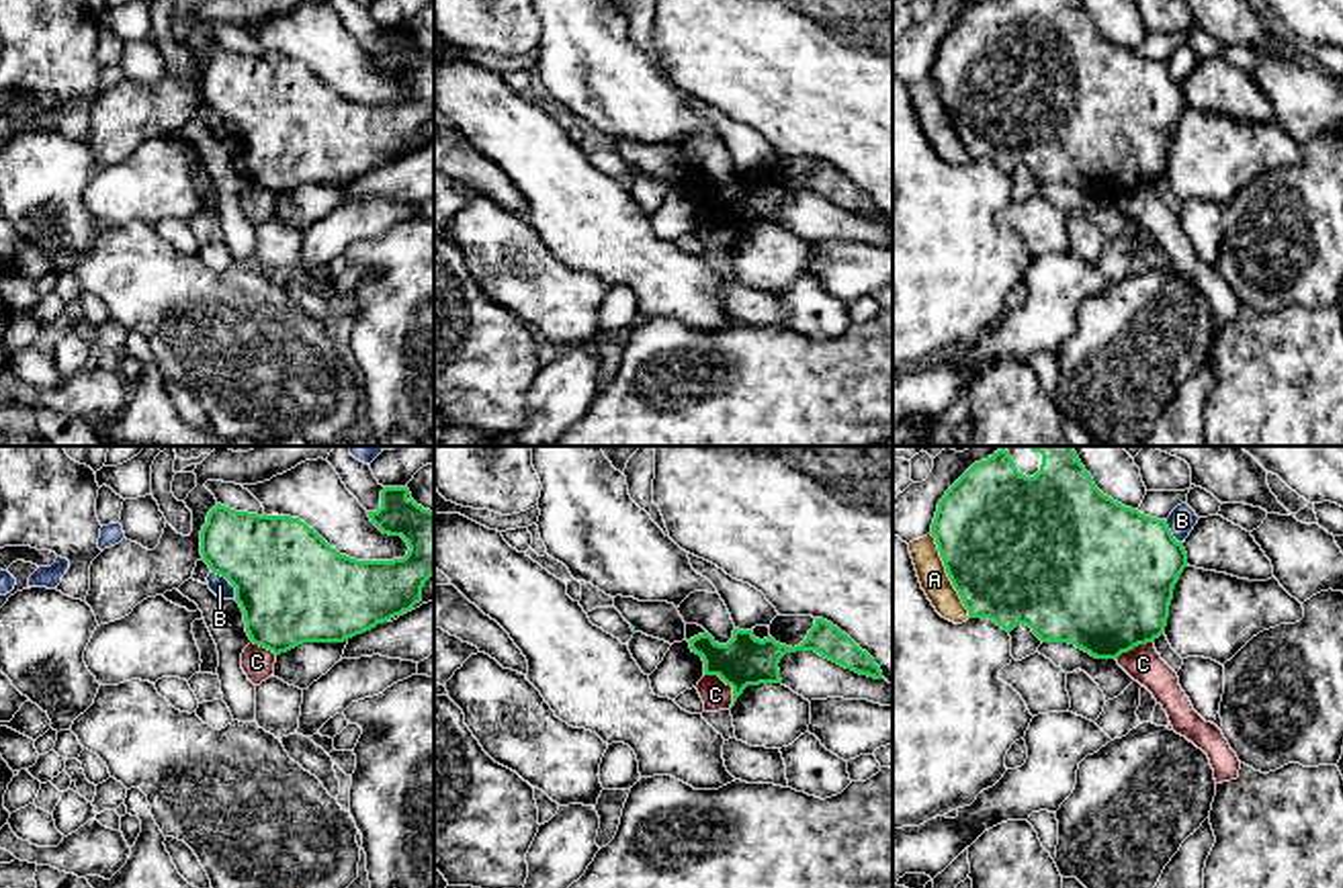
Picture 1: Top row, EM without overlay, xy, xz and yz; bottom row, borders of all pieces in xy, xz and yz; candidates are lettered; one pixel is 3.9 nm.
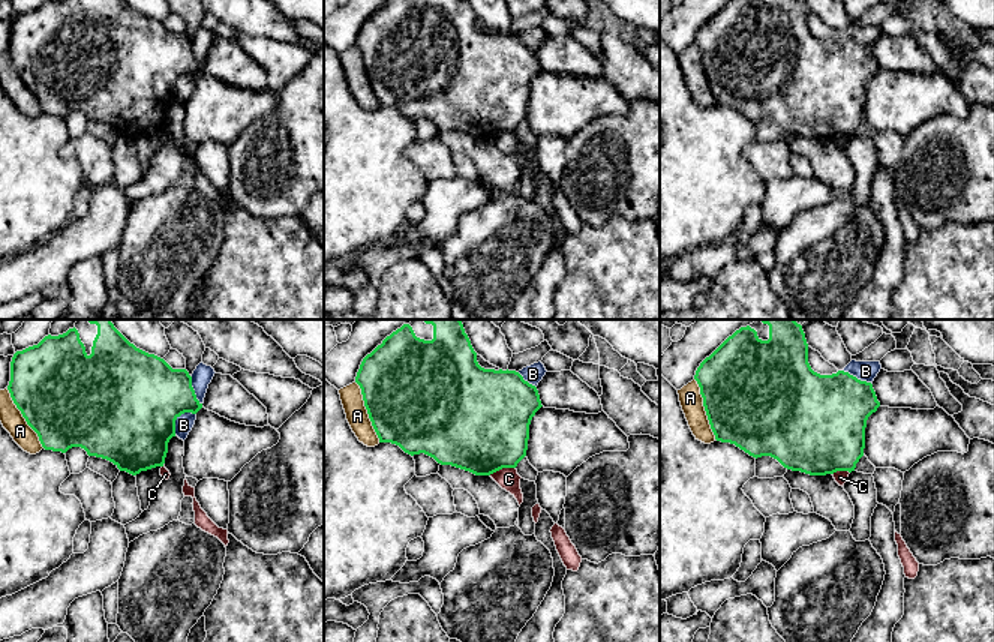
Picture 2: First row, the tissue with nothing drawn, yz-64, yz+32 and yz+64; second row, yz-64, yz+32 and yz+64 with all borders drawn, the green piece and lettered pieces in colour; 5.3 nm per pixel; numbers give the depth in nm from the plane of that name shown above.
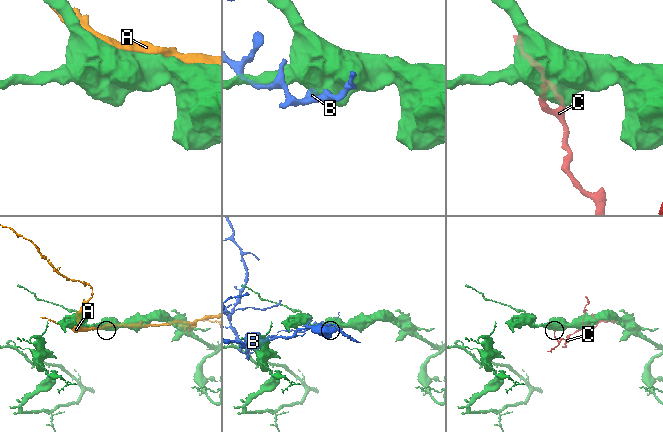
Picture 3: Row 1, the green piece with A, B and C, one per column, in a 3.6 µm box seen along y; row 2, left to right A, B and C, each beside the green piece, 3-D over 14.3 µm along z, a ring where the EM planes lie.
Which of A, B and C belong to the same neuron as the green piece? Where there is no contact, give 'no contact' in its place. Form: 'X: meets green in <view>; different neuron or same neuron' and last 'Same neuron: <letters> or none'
A: meets green in yz; different neuron
B: meets green in xy; different neuron
C: meets green in xz; different neuron
Same neuron: none

